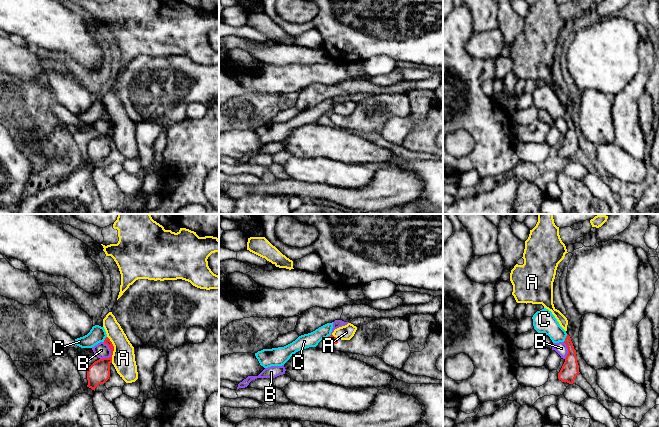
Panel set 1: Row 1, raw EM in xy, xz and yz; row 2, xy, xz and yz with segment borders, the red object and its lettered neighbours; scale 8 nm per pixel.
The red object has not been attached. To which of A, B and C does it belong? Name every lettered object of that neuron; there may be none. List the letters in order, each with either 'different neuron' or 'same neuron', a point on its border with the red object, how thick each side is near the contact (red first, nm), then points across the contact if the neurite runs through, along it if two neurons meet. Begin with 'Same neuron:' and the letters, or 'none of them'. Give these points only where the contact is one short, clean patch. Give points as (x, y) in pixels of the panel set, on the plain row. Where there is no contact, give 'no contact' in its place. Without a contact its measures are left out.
Same neuron: none of them
A: different neuron; contact xy (113, 125); calibres 180 and 190 nm; border xy (107, 112), (113, 122), (112, 138)
B: different neuron; contact xy (111, 129); calibres 180 and 120 nm; border xy (103, 118), (108, 122), (110, 131), (100, 135)
C: different neuron; contact yz (565, 114); calibres 140 and 180 nm; border yz (567, 110), (563, 117)

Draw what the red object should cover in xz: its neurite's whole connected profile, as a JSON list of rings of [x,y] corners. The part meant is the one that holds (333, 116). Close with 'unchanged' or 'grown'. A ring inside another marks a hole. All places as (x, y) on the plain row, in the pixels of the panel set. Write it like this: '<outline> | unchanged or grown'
[[[405,93],[376,94],[357,103],[350,116],[341,116],[332,110],[327,116],[336,127],[360,130],[368,133],[379,129],[393,116],[407,117],[410,112],[409,98]]] | grown

